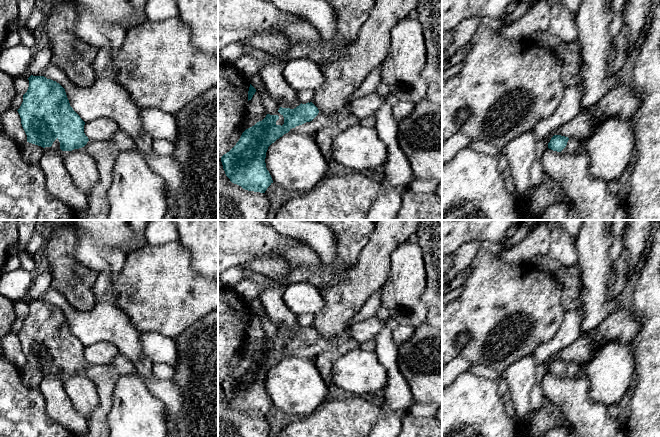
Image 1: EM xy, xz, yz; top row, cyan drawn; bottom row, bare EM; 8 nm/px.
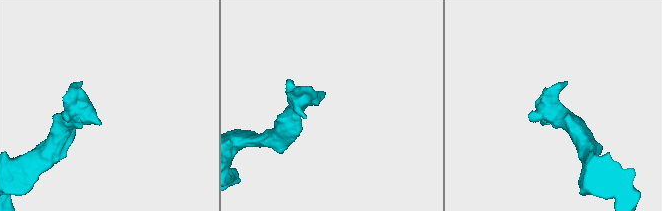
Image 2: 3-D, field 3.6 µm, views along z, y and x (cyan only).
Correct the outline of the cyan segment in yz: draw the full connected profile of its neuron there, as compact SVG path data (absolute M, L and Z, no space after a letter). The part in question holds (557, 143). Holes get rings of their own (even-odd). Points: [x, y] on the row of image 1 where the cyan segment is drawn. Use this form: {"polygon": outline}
{"polygon": "M554 135L548 143L548 148L561 153L577 153L582 151L581 140L568 138L561 135Z"}

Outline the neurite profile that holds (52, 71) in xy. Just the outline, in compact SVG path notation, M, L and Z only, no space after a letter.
M99 49L92 66L98 77L88 88L77 87L64 71L51 61L43 76L56 81L65 89L70 106L85 123L107 117L136 140L146 132L142 126L140 109L117 82L112 69L111 53L106 49Z

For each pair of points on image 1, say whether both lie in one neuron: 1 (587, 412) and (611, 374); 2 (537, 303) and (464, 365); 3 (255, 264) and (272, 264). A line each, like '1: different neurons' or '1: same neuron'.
1: different neurons
2: different neurons
3: same neuron

